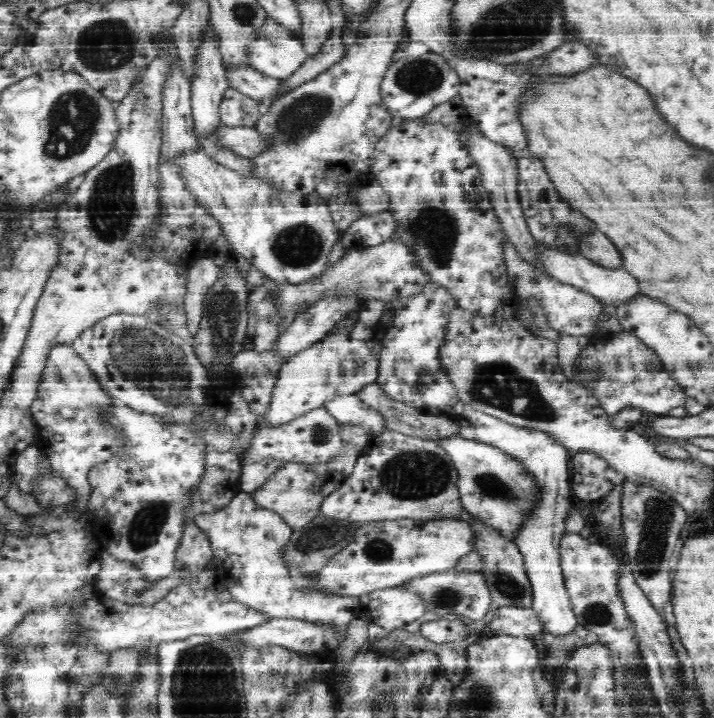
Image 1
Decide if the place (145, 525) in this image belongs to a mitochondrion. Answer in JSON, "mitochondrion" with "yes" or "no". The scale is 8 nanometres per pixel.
{"mitochondrion":"yes"}

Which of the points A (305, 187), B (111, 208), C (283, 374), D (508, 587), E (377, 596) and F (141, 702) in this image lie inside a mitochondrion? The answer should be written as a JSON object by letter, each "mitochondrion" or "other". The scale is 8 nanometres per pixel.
{"A":"other","B":"mitochondrion","C":"other","D":"mitochondrion","E":"other","F":"other"}

